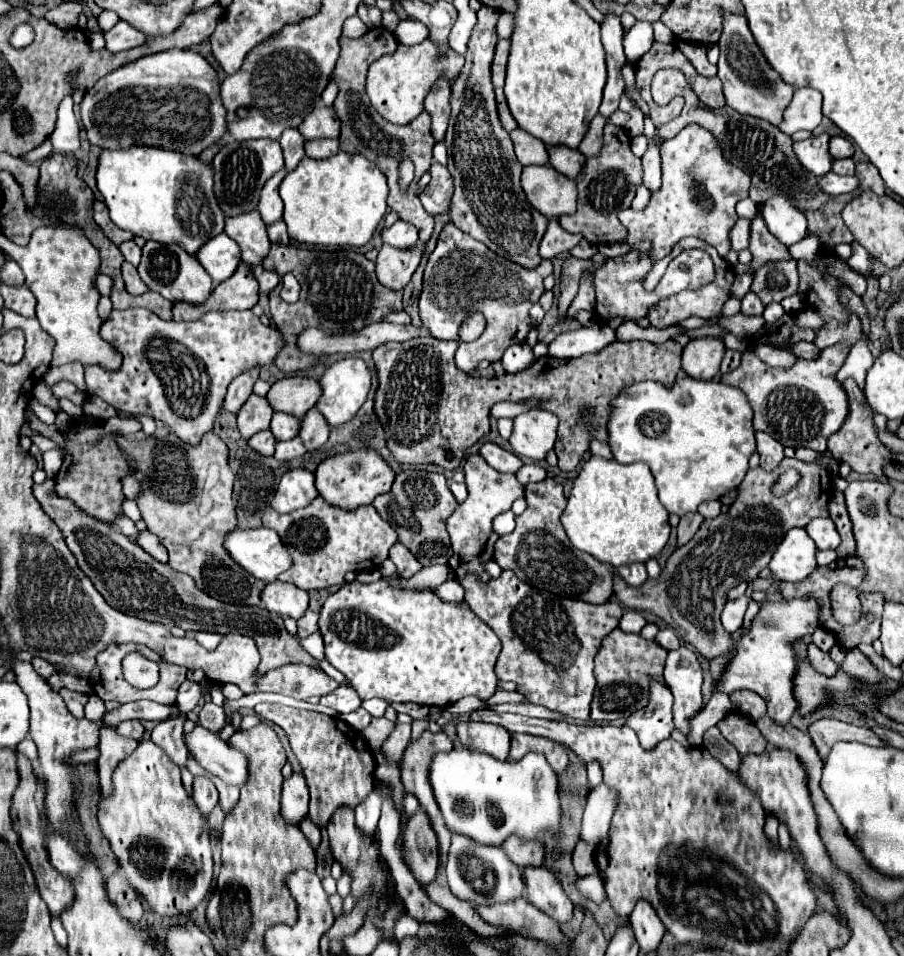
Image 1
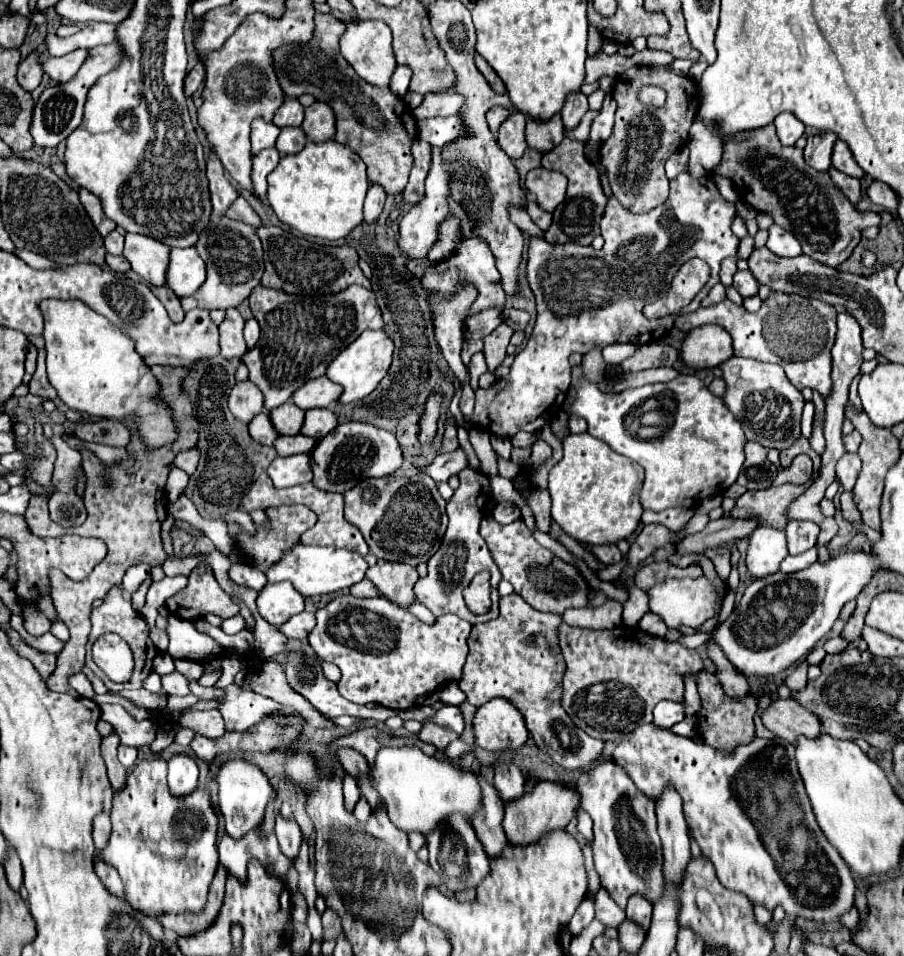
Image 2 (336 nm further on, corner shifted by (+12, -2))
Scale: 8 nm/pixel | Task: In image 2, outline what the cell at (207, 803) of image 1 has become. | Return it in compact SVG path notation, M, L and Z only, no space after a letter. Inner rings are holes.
M185 753L171 757L167 781L169 781L169 789L175 797L193 793L197 787L197 775L199 775L199 771L197 771L197 763L193 757L189 757Z

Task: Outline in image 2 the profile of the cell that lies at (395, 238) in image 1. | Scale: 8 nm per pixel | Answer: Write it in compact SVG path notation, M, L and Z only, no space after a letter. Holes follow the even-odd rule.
M371 185L365 197L365 223L375 223L383 211L383 203L385 203L385 191L377 185Z

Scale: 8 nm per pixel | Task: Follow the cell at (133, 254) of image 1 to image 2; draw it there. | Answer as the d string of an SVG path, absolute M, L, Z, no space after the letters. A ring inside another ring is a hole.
M117 231L109 233L109 235L105 237L105 249L107 249L107 253L111 253L111 255L121 255L121 253L123 253L123 235L119 235Z

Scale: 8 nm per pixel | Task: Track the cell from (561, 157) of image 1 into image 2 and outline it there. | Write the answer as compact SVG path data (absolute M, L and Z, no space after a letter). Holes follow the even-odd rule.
M555 115L547 123L539 123L529 119L527 121L527 131L525 131L525 141L529 149L535 149L539 153L549 153L555 149L561 139L565 137L565 129L561 125L561 117Z

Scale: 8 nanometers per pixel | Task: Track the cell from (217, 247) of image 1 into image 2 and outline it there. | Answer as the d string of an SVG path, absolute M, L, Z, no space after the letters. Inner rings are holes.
M195 247L171 249L171 263L167 269L167 287L175 291L177 297L195 293L205 281L205 261L201 261Z

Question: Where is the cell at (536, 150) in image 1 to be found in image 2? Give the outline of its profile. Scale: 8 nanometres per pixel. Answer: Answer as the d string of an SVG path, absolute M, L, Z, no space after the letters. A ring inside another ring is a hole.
M511 113L509 119L499 127L497 141L499 141L501 149L511 159L519 159L523 155L523 151L527 149L527 145L525 145L525 125L527 125L527 119L525 119L523 113Z

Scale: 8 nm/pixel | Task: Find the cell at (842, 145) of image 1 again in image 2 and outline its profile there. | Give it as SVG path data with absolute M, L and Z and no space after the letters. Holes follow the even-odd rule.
M837 141L835 147L833 147L831 165L837 167L839 171L851 175L851 177L863 177L863 171L861 171L861 167L855 163L853 155L849 153L849 147L847 147L845 143L841 143L841 141Z

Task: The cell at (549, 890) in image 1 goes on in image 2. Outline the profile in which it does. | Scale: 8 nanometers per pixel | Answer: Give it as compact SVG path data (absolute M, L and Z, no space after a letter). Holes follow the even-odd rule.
M481 777L481 789L483 789L483 797L485 797L485 807L471 821L471 825L475 827L475 833L485 849L485 853L489 853L489 857L495 859L507 847L507 837L505 837L505 831L501 827L505 803L497 795L495 787L489 785L483 777Z

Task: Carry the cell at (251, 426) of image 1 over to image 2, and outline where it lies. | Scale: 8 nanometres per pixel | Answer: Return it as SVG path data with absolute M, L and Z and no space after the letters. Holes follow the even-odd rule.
M251 381L237 382L229 395L229 411L235 419L249 423L255 415L263 411L263 395Z

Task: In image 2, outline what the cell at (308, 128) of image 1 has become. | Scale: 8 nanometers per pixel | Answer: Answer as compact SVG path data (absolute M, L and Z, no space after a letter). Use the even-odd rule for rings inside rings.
M321 101L305 109L305 121L301 125L307 139L313 143L323 143L335 135L335 115L333 109Z

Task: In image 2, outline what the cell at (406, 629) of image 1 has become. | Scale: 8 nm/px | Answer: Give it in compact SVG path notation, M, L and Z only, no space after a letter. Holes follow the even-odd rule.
M343 595L329 601L323 609L317 611L317 625L309 633L309 645L313 651L325 659L335 663L341 669L339 693L353 703L375 703L395 711L411 709L419 697L435 693L447 681L459 681L463 673L463 665L467 659L467 637L471 631L471 623L463 621L453 613L445 613L435 619L433 625L427 625L413 617L407 609L385 601L385 597L375 599L357 599L353 595Z

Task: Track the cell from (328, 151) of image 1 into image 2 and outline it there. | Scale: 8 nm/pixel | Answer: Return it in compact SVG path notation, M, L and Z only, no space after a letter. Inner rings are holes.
M281 129L279 137L277 137L277 151L281 155L295 155L299 153L307 143L307 137L303 133L303 129Z

